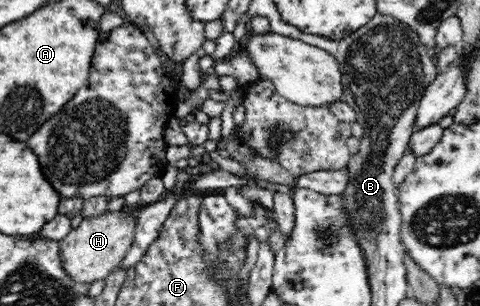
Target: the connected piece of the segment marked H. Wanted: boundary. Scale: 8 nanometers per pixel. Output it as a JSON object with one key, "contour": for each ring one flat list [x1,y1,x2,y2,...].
{"contour":[[129,209,119,212,103,212,95,218,84,218,77,228,59,241,61,265,73,282,91,285,95,280,104,279,121,260,133,244,136,229,135,218,128,216]]}

